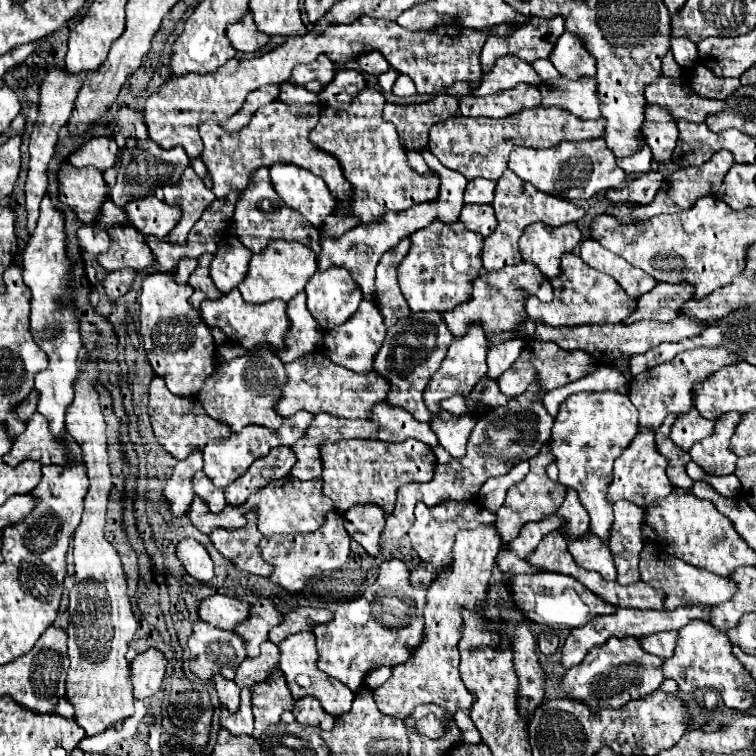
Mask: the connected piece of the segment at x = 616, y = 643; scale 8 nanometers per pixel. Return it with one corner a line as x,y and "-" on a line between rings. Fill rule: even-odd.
612,637
604,645
592,649
592,653
588,653
580,665
568,669
564,679
560,681
560,689
570,699
588,705
592,713
596,713
598,709
622,709
630,701
642,699
660,687
660,683
664,681
660,665
662,659
646,653
636,637

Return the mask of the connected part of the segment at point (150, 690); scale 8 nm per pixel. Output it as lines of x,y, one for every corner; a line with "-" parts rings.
150,647
148,651
140,653
132,661
132,685
134,685
134,699
152,697
160,691
164,673
166,673
166,657
162,651

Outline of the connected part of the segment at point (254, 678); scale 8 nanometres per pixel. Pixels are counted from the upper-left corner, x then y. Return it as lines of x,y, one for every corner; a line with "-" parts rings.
266,641
260,649
262,653
258,657
244,659
236,669
234,681
240,687
252,687
252,685
258,685
260,681
268,681
268,673
272,673
272,669
278,669
278,663
280,663
278,645
274,645
272,641

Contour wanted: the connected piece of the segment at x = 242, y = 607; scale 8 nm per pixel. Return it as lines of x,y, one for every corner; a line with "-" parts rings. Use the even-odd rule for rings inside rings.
214,595
200,601
200,617
210,625
220,629
236,629
236,625
244,623
250,613
250,603
240,599
230,599
224,595

